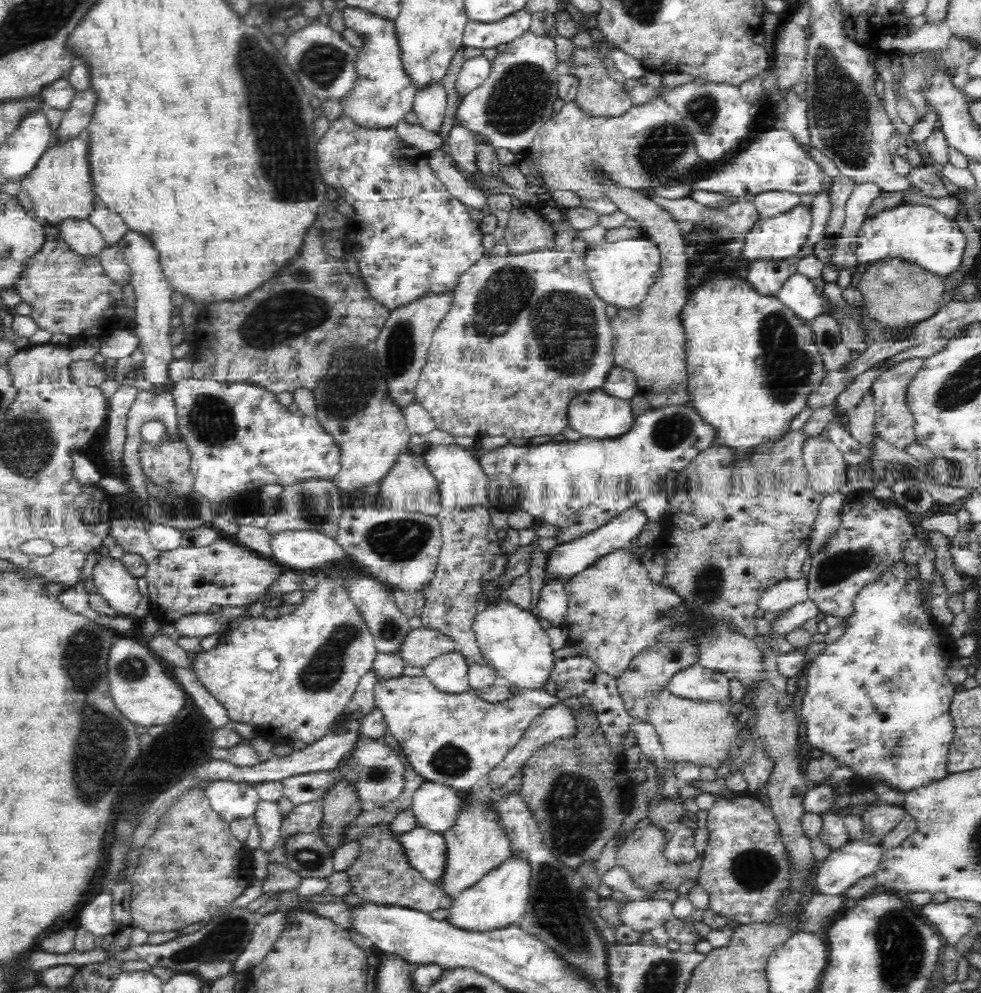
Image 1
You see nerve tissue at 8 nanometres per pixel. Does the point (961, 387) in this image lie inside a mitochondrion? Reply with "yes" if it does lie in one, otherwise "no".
yes

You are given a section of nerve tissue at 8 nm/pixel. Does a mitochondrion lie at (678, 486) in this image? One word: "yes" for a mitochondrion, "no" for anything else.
no

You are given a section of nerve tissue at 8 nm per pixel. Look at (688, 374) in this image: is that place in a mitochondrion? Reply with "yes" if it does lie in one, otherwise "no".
no

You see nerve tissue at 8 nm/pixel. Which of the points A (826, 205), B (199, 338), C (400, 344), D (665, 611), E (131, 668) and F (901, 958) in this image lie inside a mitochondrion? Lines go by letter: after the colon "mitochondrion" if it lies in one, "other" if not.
A: other
B: other
C: mitochondrion
D: mitochondrion
E: mitochondrion
F: mitochondrion

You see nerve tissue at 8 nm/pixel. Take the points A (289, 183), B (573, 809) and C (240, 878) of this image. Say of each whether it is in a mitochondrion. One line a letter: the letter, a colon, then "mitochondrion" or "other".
A: mitochondrion
B: mitochondrion
C: other

